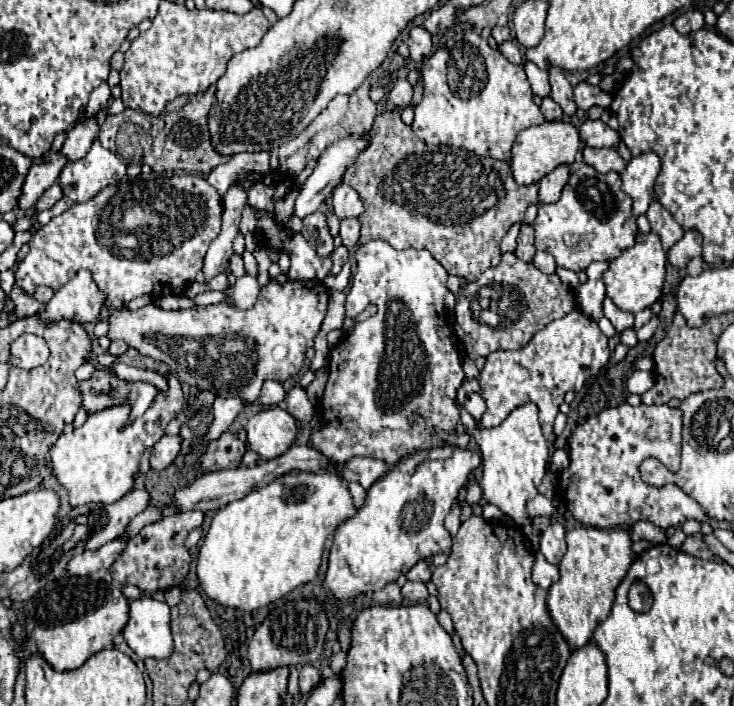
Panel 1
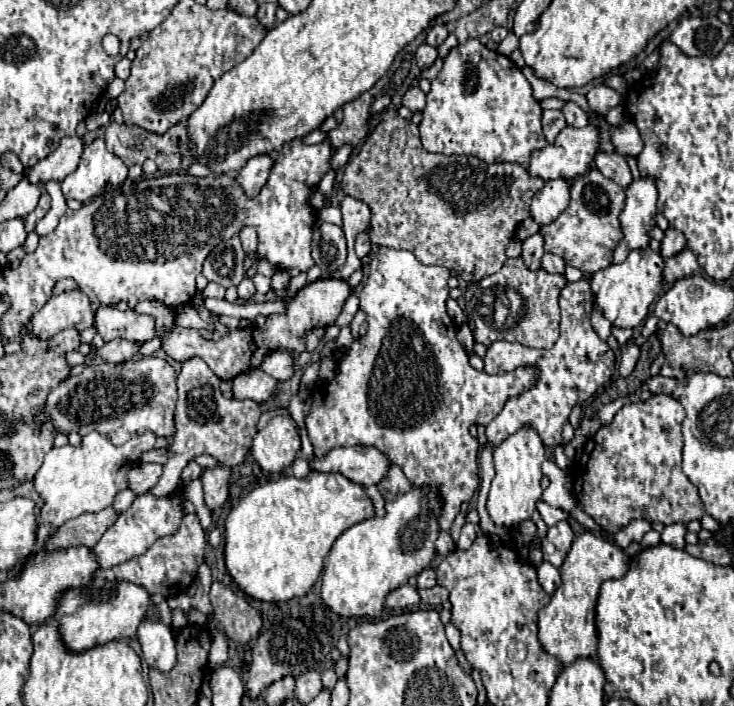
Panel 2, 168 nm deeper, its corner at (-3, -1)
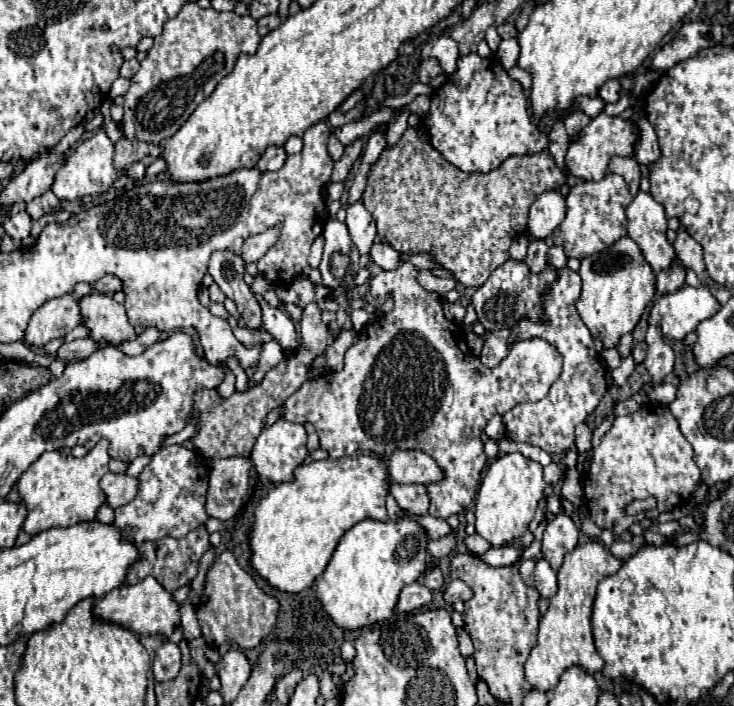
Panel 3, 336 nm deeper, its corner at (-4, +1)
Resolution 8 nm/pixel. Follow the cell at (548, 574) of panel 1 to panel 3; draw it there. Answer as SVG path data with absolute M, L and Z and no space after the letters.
M545 559L537 561L533 577L535 577L535 589L543 599L551 599L557 593L557 573L549 567Z

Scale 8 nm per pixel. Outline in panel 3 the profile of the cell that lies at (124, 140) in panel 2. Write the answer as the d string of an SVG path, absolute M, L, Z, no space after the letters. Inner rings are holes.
M123 137L121 141L115 143L113 165L115 165L115 169L119 169L119 171L129 169L135 161L141 161L147 153L155 153L155 149L159 149L159 153L161 153L161 147L147 145L147 143L139 143L137 139L129 141L127 137ZM151 149L153 149L153 151L151 151Z

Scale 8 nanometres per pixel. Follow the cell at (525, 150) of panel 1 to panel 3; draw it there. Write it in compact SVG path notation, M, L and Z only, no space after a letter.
M599 113L583 131L581 135L571 141L567 151L567 173L581 177L585 181L601 181L607 175L607 165L613 155L621 157L633 157L635 143L639 139L639 129L631 119L621 117L609 117L605 113Z

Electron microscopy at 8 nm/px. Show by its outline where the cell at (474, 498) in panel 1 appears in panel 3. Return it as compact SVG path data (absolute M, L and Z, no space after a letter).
M403 261L399 269L381 271L379 275L371 277L369 293L391 295L395 299L393 311L373 321L363 331L365 339L359 339L347 349L341 371L335 371L331 377L319 377L303 383L303 387L283 403L281 417L293 423L311 423L319 433L321 449L329 451L329 459L355 453L377 453L385 457L397 449L419 449L431 455L439 467L447 471L447 479L443 479L443 483L427 485L431 495L429 515L449 519L451 515L463 513L473 503L477 481L487 463L481 435L489 419L497 413L507 413L511 407L523 401L543 399L549 387L561 375L563 357L545 339L515 339L507 357L497 367L485 367L479 357L469 351L459 327L443 315L441 295L427 293L417 283L417 275L419 273L415 267Z

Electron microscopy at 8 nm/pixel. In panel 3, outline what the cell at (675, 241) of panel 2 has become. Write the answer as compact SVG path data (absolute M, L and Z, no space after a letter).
M679 229L677 231L677 239L673 243L675 247L675 253L677 253L677 259L693 269L697 275L705 271L705 263L703 263L703 251L701 251L701 245L685 231L685 229Z

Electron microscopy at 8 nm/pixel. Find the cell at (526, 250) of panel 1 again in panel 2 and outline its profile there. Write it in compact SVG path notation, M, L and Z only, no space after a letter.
M536 233L536 235L532 235L532 237L528 237L526 241L524 241L524 245L522 245L522 261L526 263L526 267L528 269L532 269L532 271L536 271L536 269L540 269L540 259L542 259L542 255L544 255L544 249L542 249L542 245L544 245L544 241L542 241L542 237Z

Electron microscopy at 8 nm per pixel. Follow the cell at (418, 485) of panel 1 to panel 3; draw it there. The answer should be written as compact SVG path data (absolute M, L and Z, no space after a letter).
M365 519L339 541L333 559L317 581L317 599L341 629L361 629L393 615L399 593L427 569L427 533L413 519L379 523Z

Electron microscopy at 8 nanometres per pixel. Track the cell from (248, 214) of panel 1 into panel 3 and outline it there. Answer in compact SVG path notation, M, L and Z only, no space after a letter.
M269 229L269 231L263 231L259 235L251 235L245 239L243 243L243 253L241 253L241 259L245 263L257 263L275 243L277 243L277 231Z

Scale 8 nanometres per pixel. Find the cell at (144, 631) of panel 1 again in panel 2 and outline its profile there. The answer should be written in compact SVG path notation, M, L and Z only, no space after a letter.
M144 617L138 627L138 641L144 661L160 671L170 671L176 665L176 649L172 629L160 617Z

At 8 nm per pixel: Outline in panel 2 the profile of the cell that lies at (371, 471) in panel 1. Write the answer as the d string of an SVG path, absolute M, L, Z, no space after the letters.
M390 465L386 475L382 477L382 481L378 483L378 489L384 499L394 499L394 497L398 497L398 493L406 493L406 489L410 489L410 485L412 483L404 477L402 469L398 465Z

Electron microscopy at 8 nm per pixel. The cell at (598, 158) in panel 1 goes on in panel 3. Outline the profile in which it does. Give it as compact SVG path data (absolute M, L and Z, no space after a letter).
M613 157L609 163L609 171L621 175L629 189L631 195L639 193L639 183L641 183L641 171L639 171L639 163L633 157Z

